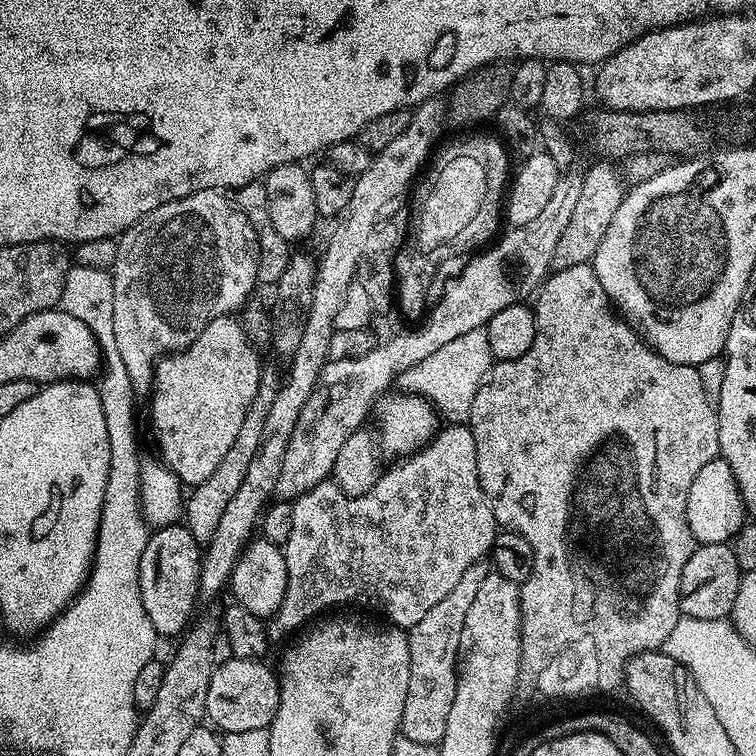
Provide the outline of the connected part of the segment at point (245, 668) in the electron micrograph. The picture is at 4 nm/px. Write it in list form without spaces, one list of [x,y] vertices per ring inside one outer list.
[[[231,659],[213,667],[210,690],[206,690],[205,717],[221,733],[241,732],[242,730],[262,730],[272,723],[278,710],[280,681],[259,659]]]

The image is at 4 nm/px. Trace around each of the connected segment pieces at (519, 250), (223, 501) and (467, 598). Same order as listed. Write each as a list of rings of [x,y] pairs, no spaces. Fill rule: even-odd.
[[[565,171],[558,186],[554,186],[554,194],[550,194],[550,202],[546,202],[546,210],[542,210],[538,218],[526,222],[526,226],[509,227],[508,233],[481,256],[473,255],[473,260],[457,276],[445,282],[440,297],[437,300],[435,297],[430,311],[417,323],[421,324],[413,332],[392,336],[385,344],[377,343],[361,356],[328,360],[321,370],[316,388],[302,406],[289,445],[286,446],[275,490],[279,499],[291,501],[297,494],[331,477],[334,461],[342,451],[346,438],[365,427],[364,419],[367,416],[369,419],[376,401],[397,383],[403,372],[422,362],[422,358],[430,358],[434,350],[442,350],[446,342],[454,342],[454,338],[470,334],[470,330],[484,328],[490,318],[498,314],[498,310],[527,301],[539,289],[553,271],[554,250],[582,195],[583,181],[584,177],[579,171]]]
[[[265,363],[261,367],[258,394],[254,394],[254,402],[250,402],[250,410],[246,410],[246,418],[242,418],[242,426],[238,429],[237,436],[234,437],[234,446],[230,446],[226,458],[218,462],[218,470],[214,470],[214,474],[210,474],[206,482],[195,485],[189,491],[192,492],[189,496],[187,493],[182,512],[186,517],[186,527],[190,530],[190,534],[194,534],[194,538],[201,546],[207,545],[208,541],[214,537],[218,522],[225,513],[226,504],[230,502],[230,498],[234,498],[238,486],[242,485],[242,478],[245,477],[250,462],[253,461],[254,454],[258,454],[262,444],[262,430],[265,429],[266,416],[270,413],[270,406],[273,405],[274,398],[282,387],[281,380],[282,372],[280,374],[274,365]]]
[[[481,562],[470,566],[466,574],[462,574],[462,582],[438,602],[408,632],[410,642],[410,690],[406,690],[406,706],[402,710],[400,730],[402,736],[412,742],[428,745],[439,745],[446,734],[446,717],[450,714],[450,706],[454,706],[456,693],[456,674],[460,655],[460,639],[462,638],[462,622],[466,622],[466,614],[474,597],[489,574],[487,563]]]

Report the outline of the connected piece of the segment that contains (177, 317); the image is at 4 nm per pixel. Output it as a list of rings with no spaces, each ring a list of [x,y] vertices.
[[[207,188],[198,190],[186,198],[166,202],[162,206],[158,206],[158,210],[146,214],[134,227],[127,228],[123,236],[119,237],[116,257],[110,269],[114,282],[114,339],[118,341],[118,350],[121,351],[122,362],[126,365],[126,374],[130,374],[132,391],[137,394],[147,393],[151,389],[152,379],[156,377],[156,363],[166,356],[171,356],[173,352],[180,352],[186,346],[190,346],[190,342],[194,342],[194,338],[198,338],[198,334],[202,334],[202,330],[206,330],[206,326],[210,326],[210,322],[214,322],[214,318],[239,313],[249,297],[253,295],[252,287],[257,287],[256,275],[258,274],[258,254],[260,253],[258,234],[254,230],[254,226],[250,226],[250,218],[246,218],[246,214],[242,214],[238,205],[229,197],[227,200],[224,196],[227,195],[223,191]]]

